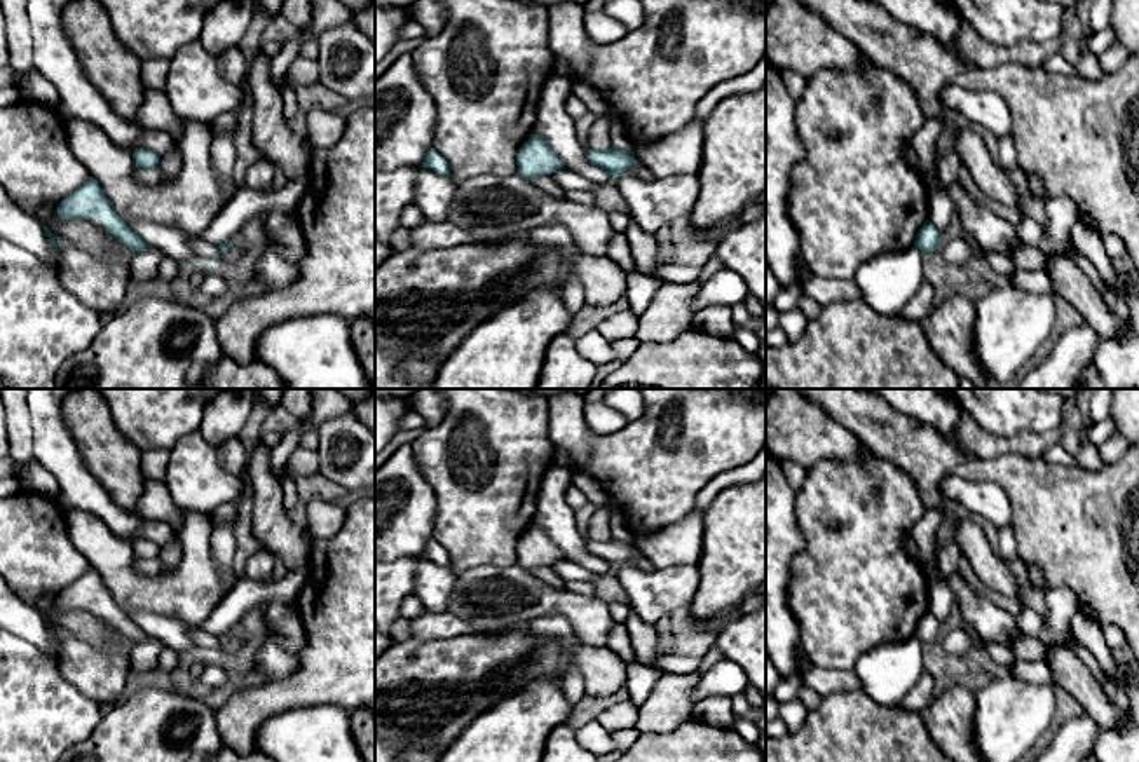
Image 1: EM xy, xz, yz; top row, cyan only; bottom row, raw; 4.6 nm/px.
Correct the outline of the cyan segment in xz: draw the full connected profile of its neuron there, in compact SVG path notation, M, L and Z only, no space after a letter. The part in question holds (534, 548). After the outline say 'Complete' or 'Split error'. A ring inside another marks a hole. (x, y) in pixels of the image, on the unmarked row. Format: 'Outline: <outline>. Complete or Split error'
Outline: M532 521L530 528L520 537L516 546L516 565L532 570L535 567L553 565L567 560L563 551L549 535Z. Complete

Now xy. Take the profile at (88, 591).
Outline: M92 567L66 589L58 593L58 607L63 610L91 609L99 610L106 623L113 624L134 645L150 638L112 598L99 572Z. Complete

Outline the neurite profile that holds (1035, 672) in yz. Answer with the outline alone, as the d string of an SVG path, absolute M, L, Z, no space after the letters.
M1017 659L1008 666L1015 678L1029 684L1055 685L1054 673L1047 661Z

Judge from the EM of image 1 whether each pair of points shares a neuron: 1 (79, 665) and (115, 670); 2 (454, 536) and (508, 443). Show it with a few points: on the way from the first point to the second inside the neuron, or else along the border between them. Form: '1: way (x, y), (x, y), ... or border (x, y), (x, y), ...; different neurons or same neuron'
1: way (88, 668), (107, 670); same neuron
2: way (477, 513), (501, 466); same neuron

